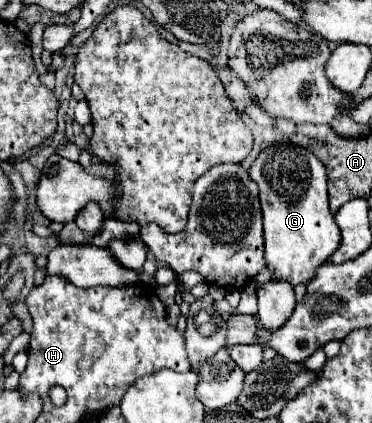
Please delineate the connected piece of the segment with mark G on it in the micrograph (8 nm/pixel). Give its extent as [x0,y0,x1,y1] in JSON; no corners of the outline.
[248,143,340,285]

